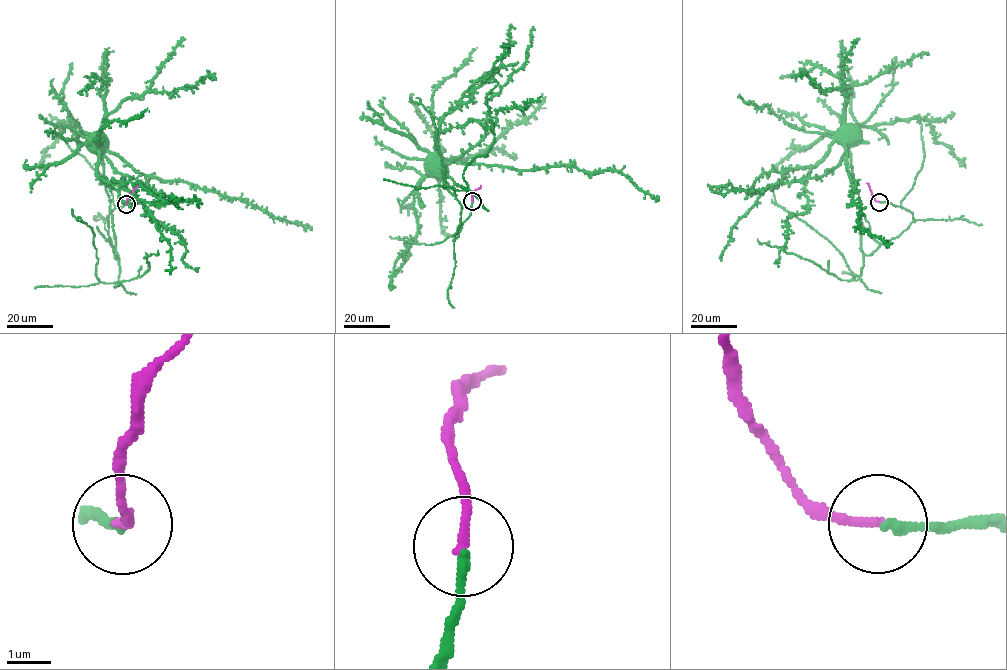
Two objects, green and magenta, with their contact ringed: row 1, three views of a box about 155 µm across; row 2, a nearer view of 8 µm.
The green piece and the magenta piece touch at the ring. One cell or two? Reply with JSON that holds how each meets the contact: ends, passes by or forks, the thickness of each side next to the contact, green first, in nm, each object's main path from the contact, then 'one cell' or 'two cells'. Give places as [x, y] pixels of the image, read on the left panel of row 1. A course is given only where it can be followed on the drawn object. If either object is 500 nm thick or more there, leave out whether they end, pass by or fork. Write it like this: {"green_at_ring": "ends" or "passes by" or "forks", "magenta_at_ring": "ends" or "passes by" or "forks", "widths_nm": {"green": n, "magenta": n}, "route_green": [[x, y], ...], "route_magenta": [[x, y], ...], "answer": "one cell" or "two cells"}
{"green_at_ring": "ends", "magenta_at_ring": "ends", "widths_nm": {"green": 220, "magenta": 200}, "route_green": [[126, 204], [114, 209], [104, 224], [118, 259], [104, 177], [106, 151], [144, 174], [216, 190], [309, 228]], "route_magenta": [[126, 204], [127, 196], [137, 186]], "answer": "one cell"}

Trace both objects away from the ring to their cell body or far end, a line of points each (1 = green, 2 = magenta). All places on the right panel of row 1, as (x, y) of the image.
1: (880, 202), (904, 208), (913, 221), (865, 255), (845, 143), (858, 226), (885, 245)
2: (879, 202), (866, 183)

